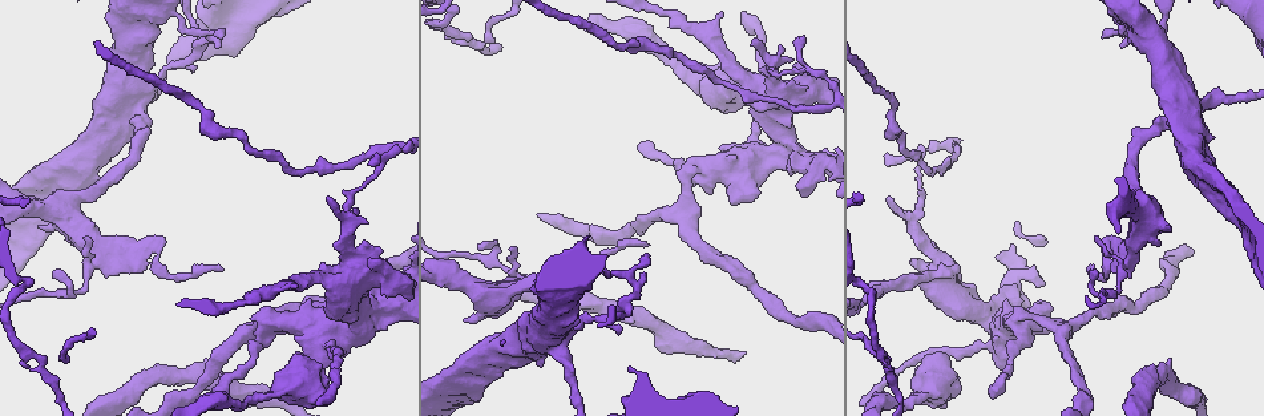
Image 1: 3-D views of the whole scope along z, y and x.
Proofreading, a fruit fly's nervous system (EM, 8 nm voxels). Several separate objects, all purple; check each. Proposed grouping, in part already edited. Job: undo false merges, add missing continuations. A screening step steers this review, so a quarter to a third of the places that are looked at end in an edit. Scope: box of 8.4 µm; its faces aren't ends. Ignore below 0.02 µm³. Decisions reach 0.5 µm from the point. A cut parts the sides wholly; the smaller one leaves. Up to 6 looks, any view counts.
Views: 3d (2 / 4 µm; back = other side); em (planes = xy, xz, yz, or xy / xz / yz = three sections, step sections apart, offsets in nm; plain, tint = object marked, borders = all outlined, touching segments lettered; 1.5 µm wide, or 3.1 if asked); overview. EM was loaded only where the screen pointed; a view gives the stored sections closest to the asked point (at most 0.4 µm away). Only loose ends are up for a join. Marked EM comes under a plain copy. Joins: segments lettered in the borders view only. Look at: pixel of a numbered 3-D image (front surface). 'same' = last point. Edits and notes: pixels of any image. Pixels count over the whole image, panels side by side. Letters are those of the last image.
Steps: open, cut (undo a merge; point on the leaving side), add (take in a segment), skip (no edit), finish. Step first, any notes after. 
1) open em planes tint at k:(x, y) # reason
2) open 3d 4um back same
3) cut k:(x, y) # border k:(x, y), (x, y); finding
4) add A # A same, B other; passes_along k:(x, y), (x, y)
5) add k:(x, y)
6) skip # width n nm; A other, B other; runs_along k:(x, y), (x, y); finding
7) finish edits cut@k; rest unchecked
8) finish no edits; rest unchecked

open 3d 4um at 1:(1133, 251) # a fork

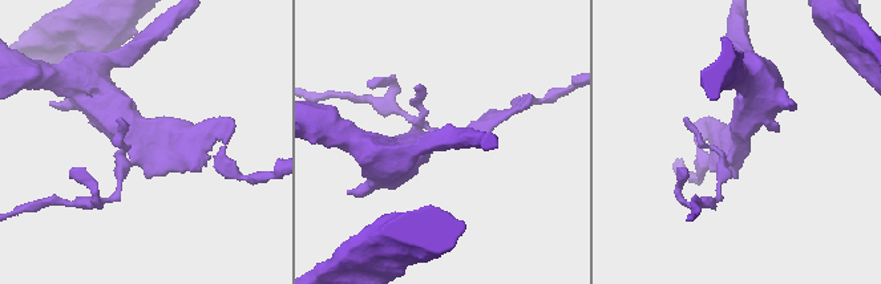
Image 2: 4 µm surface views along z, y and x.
open em 3.1um planes tint at 2:(130, 135)

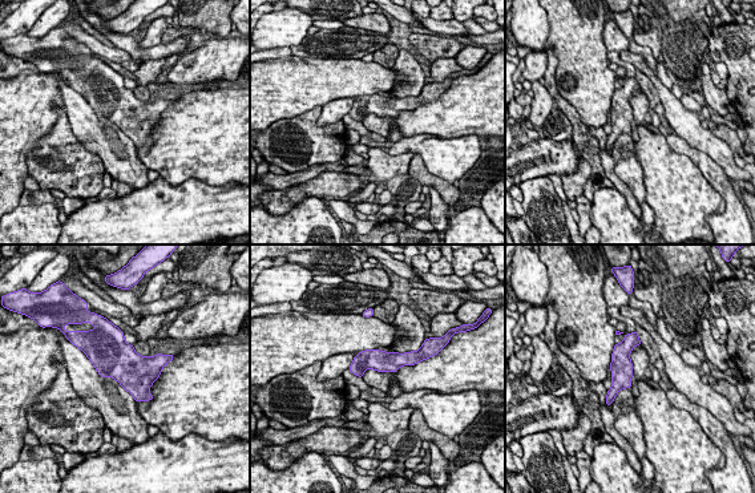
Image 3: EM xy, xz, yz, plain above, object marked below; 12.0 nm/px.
open em 3.1um planes borders same

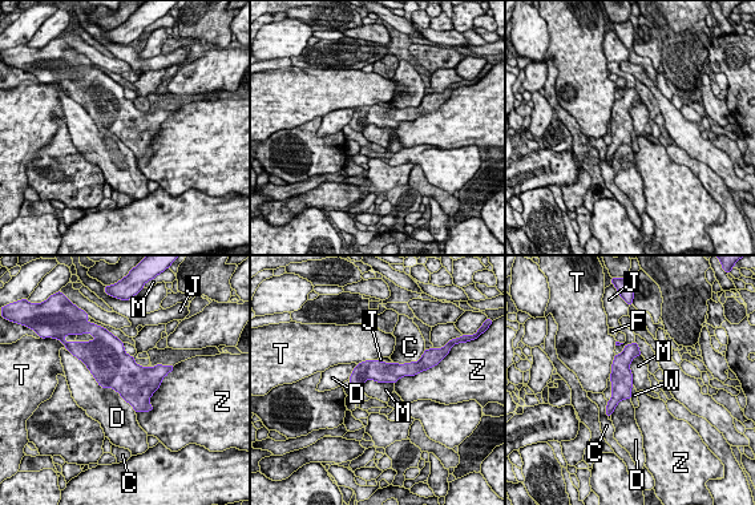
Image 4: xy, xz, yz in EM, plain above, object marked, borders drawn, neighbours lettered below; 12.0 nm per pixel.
skip # width 260 nm; longest_contact D 900 nm; C other, D other, F other, J other, M other, T other, W other, Z other; continuous, no second cell

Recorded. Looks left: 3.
open em planes borders at 1:(647, 146) # an open end

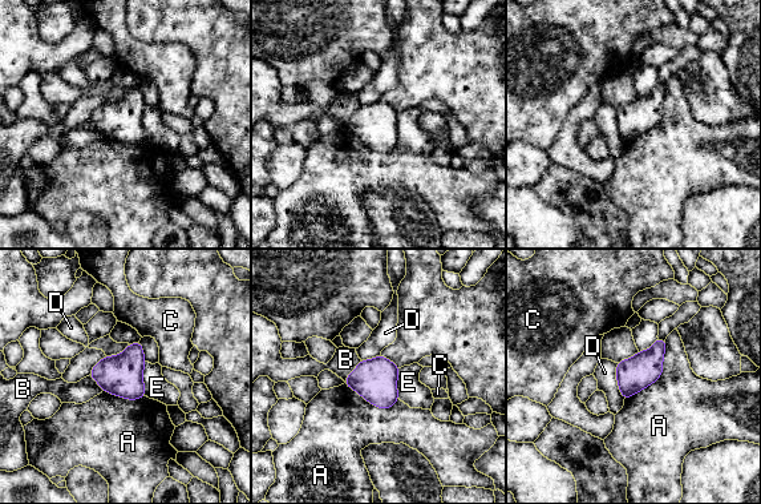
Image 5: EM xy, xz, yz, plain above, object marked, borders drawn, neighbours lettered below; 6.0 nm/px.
skip # A other, B other, C other, D other, E other; border 5:(666, 341), (662, 374), (624, 399); none of them fits

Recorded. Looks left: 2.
open em planes borders at 1:(347, 212) # calibre changes

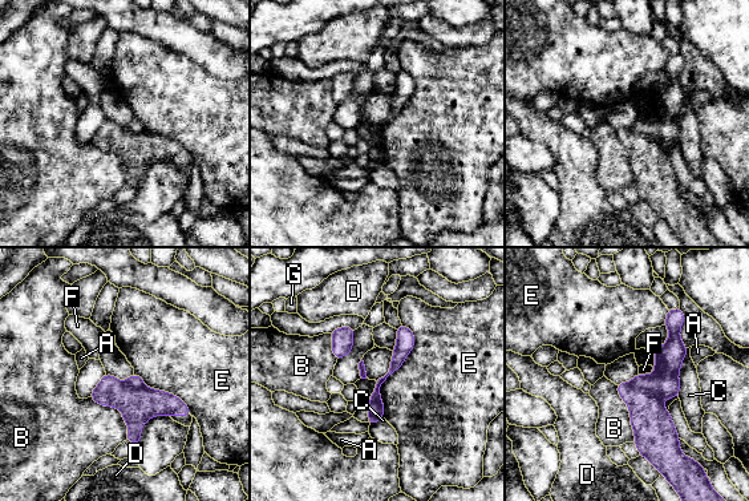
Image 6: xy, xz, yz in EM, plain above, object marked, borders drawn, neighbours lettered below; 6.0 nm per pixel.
cut 6:(664, 382) # A other, B other, C other, D other, E other, F other, G other; part_leaving 6:(404, 330), (399, 359), (379, 383), (372, 419); two cells meet here

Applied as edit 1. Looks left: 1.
finish edits cut@6; rest unchecked

